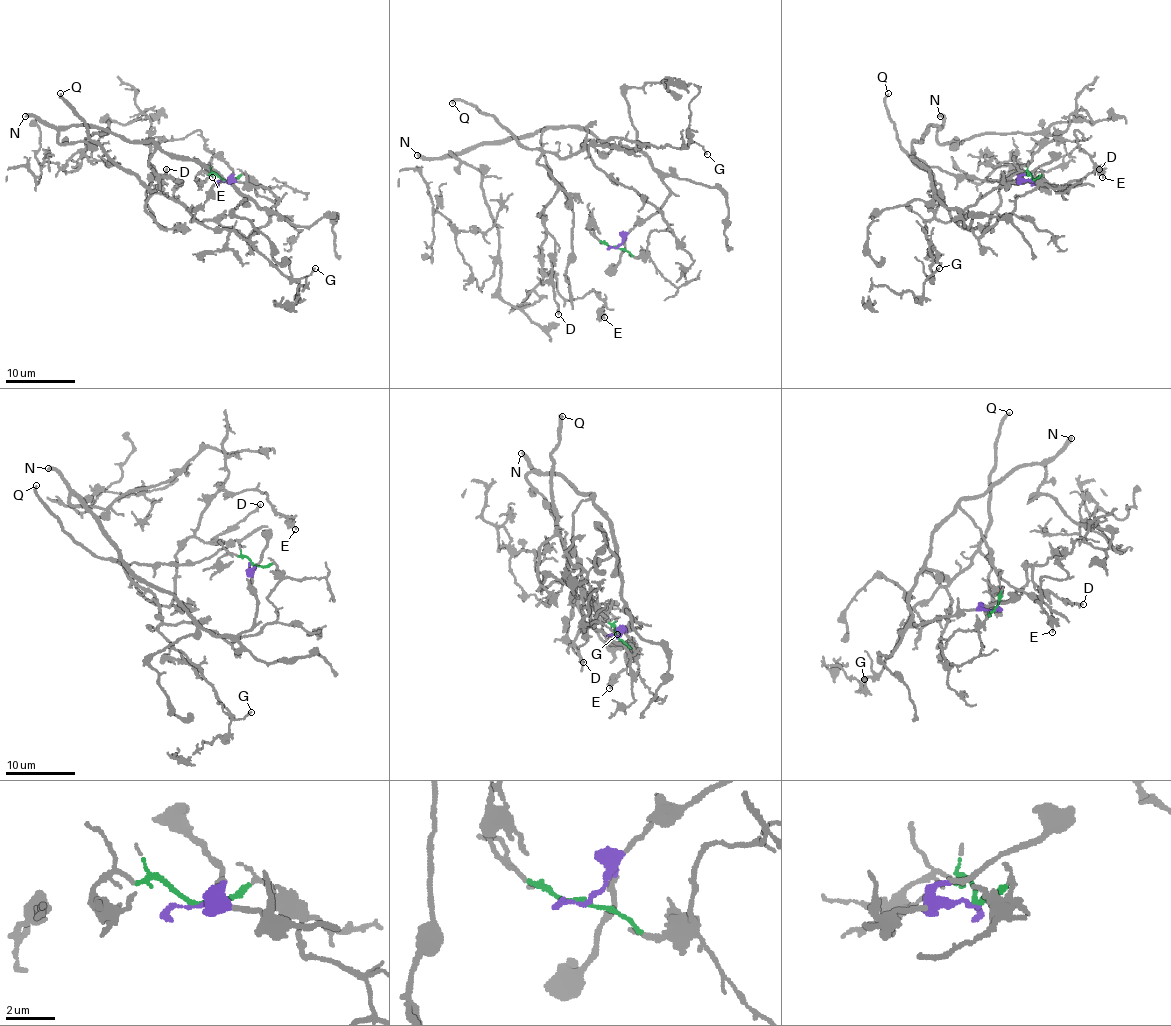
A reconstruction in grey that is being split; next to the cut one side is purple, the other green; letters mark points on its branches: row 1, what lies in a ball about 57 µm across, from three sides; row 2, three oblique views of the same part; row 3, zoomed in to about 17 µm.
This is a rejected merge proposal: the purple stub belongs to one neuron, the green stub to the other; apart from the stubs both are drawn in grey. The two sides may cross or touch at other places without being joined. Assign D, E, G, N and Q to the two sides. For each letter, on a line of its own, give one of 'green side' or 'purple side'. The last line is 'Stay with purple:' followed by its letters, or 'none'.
D: green side
E: green side
G: green side
N: purple side
Q: green side
Stay with purple: N

